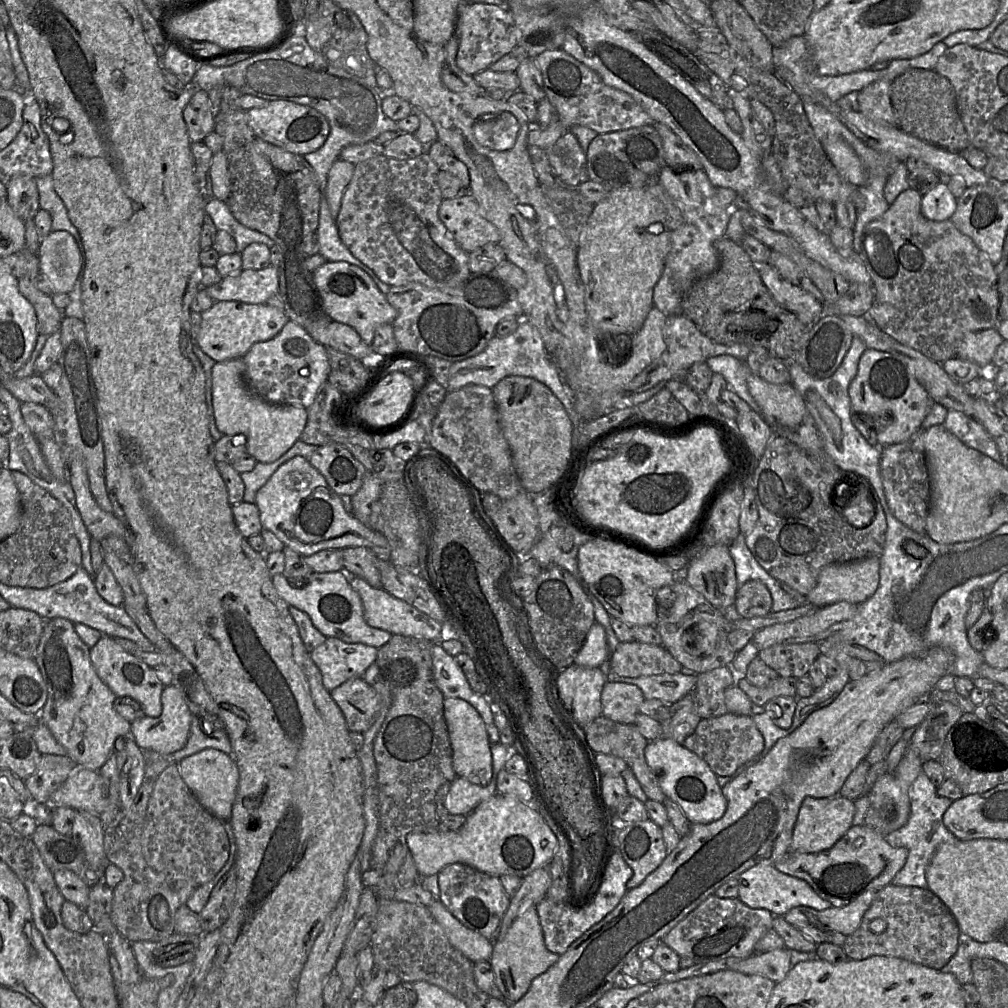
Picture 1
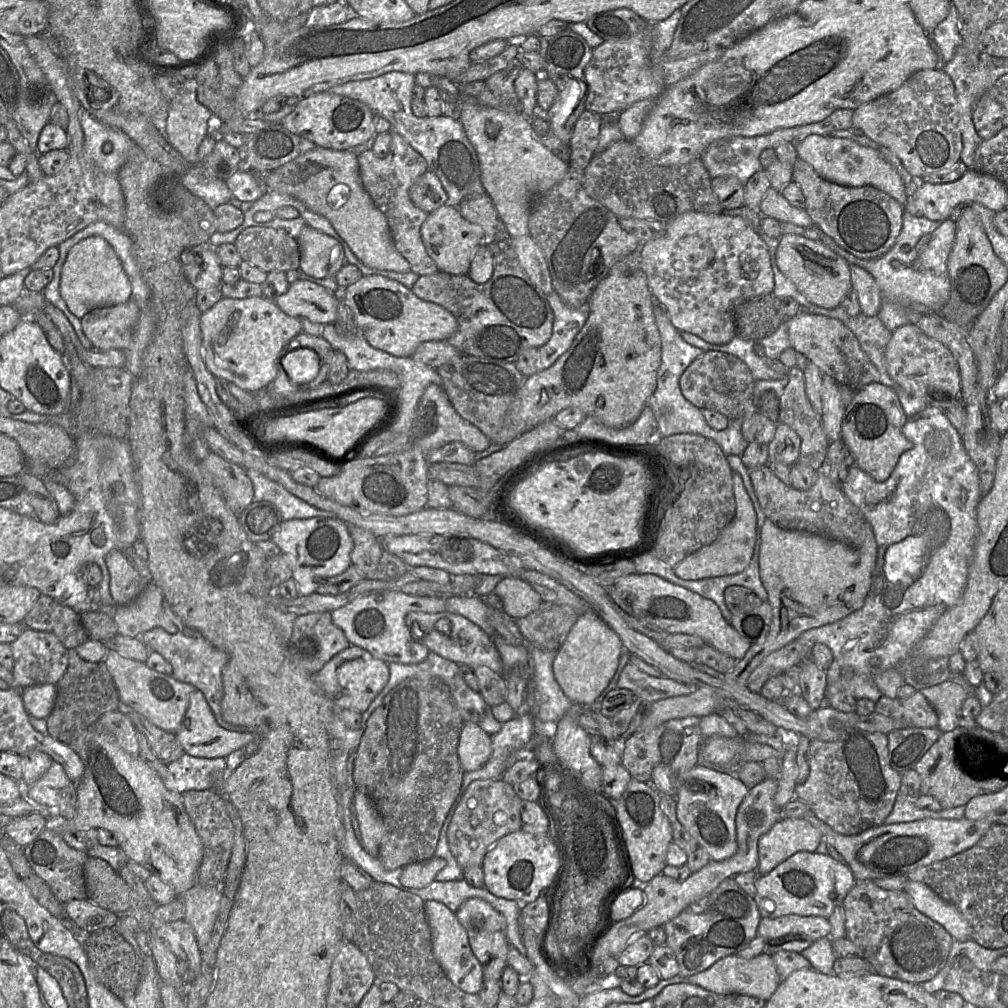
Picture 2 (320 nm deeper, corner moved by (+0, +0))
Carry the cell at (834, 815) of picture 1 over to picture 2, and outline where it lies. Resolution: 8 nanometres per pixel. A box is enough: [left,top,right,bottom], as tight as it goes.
[758,817,821,874]

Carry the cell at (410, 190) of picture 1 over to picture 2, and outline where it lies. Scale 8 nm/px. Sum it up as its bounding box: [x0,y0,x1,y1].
[357,132,439,276]

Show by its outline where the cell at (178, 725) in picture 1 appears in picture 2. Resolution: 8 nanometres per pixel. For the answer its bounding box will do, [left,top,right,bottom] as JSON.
[175,690,257,758]

